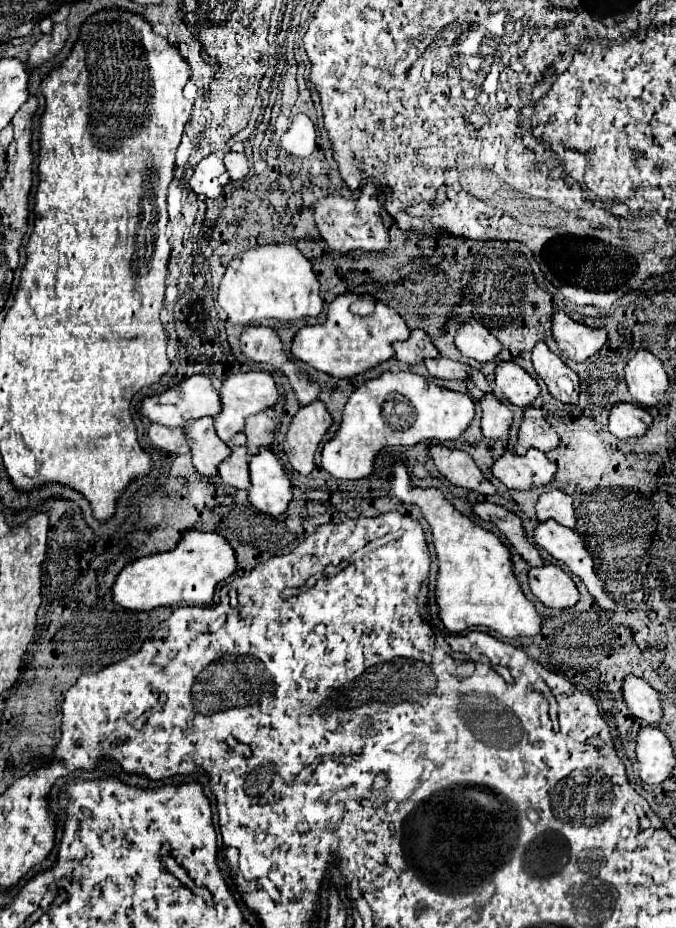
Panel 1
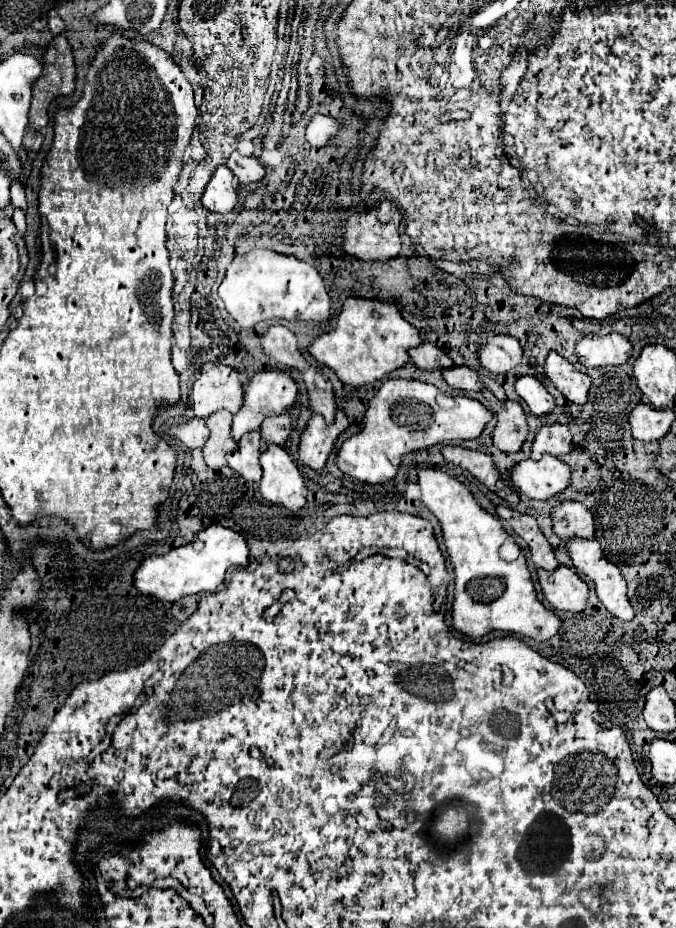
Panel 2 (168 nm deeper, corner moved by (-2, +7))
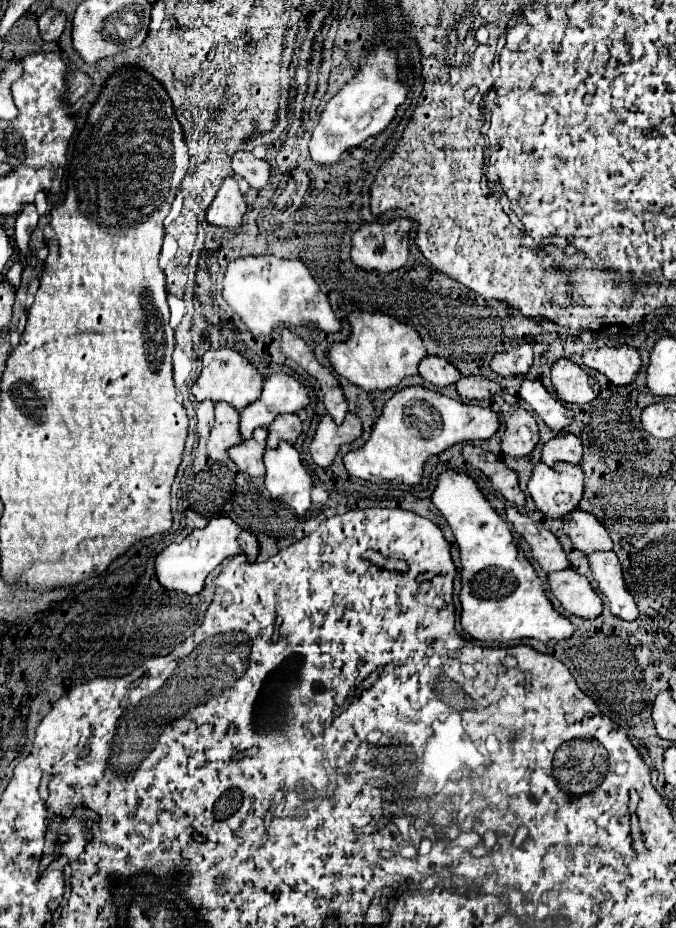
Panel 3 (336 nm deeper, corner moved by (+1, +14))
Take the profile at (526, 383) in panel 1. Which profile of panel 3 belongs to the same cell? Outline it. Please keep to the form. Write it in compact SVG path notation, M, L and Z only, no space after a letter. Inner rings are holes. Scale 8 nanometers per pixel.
M523 380L519 396L531 404L533 412L541 416L541 420L553 430L553 432L563 432L571 422L573 422L573 412L565 408L557 398L553 398L543 384L537 380Z

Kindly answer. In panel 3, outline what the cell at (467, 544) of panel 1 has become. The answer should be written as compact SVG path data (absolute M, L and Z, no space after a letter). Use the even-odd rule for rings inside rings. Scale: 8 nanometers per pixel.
M447 470L439 476L433 504L449 522L461 550L463 588L461 588L461 626L481 642L509 642L535 638L541 642L571 638L575 626L561 616L545 594L535 568L517 548L507 522L495 512L475 480L467 474Z

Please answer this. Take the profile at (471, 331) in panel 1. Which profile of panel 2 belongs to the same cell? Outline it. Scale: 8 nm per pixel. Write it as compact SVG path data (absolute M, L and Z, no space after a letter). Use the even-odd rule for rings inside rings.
M494 333L478 351L480 365L492 373L506 373L522 361L522 347L512 335Z

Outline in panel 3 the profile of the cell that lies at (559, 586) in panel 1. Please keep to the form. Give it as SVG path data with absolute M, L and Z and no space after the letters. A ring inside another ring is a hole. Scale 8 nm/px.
M567 568L549 574L549 584L551 584L551 592L557 596L565 612L579 618L601 616L603 602L599 594L591 588L587 576L581 576L575 570Z

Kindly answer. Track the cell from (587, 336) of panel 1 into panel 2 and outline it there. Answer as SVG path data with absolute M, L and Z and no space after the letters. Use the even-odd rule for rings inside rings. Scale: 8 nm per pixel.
M620 333L582 335L580 341L576 341L578 361L586 367L624 365L630 351L632 351L630 341Z

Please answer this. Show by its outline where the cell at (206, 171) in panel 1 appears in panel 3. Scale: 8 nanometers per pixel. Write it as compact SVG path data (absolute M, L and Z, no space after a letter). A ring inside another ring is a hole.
M233 176L225 178L213 204L207 210L207 222L213 226L235 230L243 224L245 212L247 212L247 202L239 192L237 180Z

